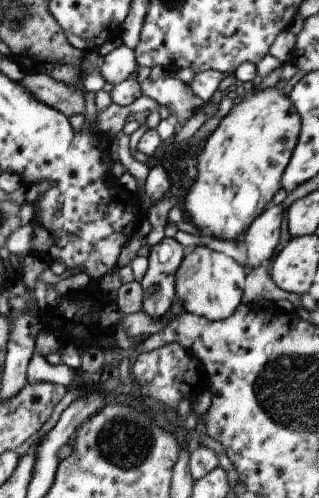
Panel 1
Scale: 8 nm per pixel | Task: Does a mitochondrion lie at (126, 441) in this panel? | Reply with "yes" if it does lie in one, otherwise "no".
yes

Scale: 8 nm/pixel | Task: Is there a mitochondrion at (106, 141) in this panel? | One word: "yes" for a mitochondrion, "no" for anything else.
no

